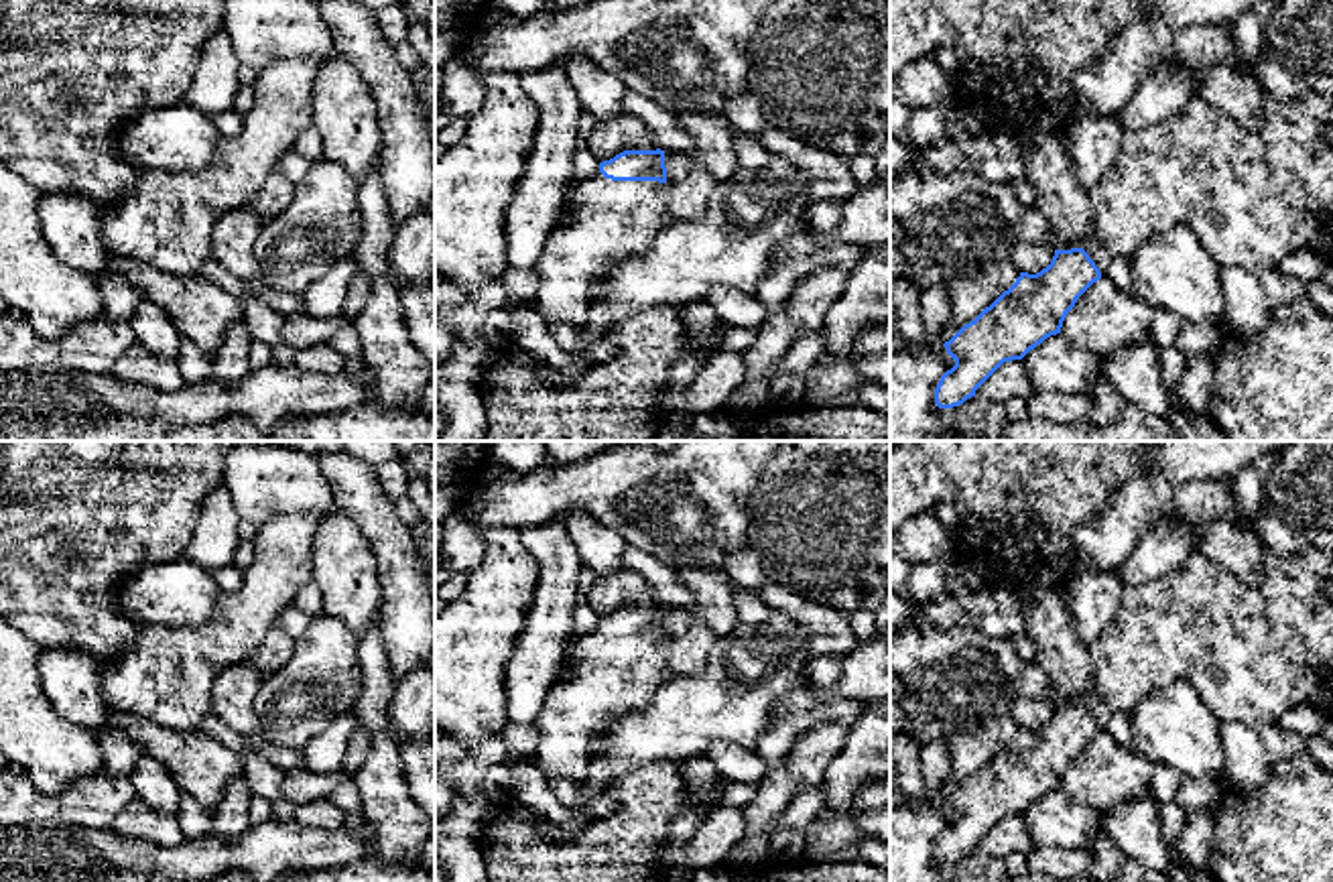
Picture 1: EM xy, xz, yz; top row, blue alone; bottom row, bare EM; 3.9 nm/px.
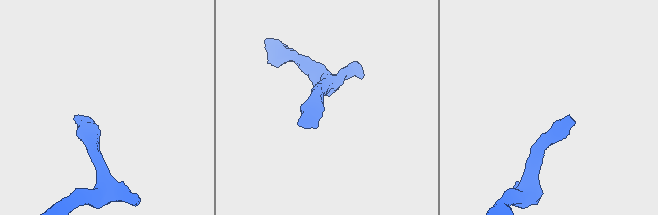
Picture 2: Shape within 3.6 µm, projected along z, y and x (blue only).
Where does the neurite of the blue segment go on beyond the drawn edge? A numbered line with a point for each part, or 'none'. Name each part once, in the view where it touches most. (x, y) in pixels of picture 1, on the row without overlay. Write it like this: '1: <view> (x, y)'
1: xz (606, 675)

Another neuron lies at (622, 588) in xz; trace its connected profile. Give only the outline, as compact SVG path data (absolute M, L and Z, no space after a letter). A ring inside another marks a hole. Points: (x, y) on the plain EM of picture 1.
M626 567L595 579L585 597L599 618L610 616L624 606L658 604L650 583L640 573Z

